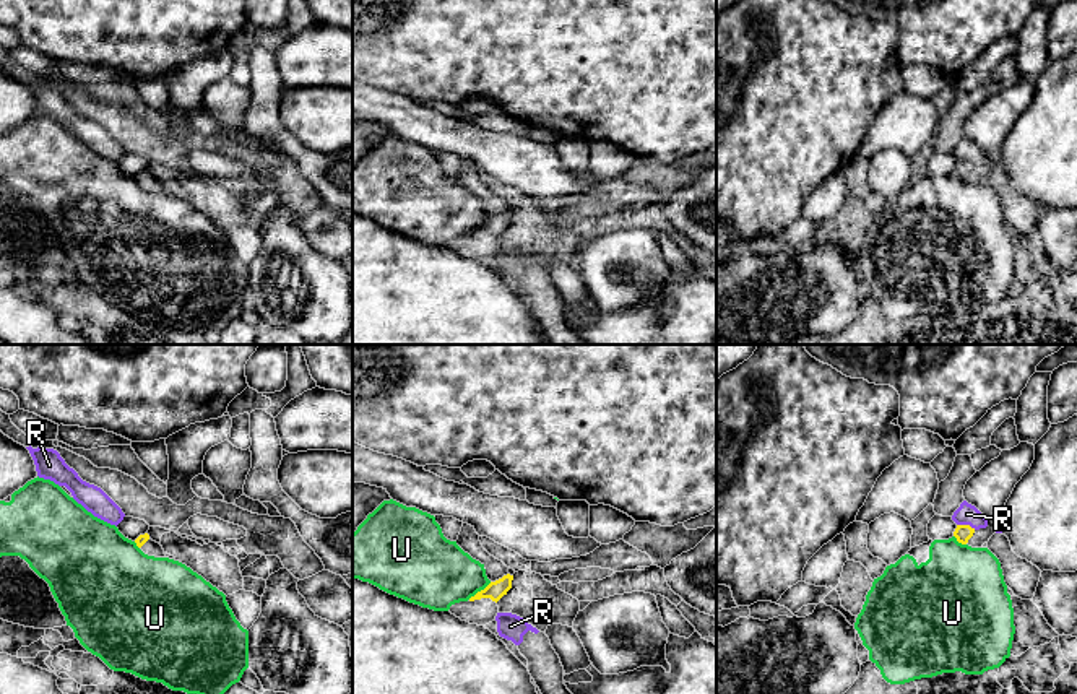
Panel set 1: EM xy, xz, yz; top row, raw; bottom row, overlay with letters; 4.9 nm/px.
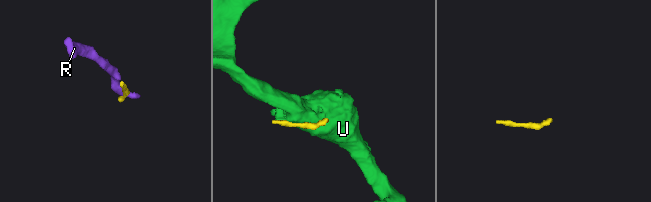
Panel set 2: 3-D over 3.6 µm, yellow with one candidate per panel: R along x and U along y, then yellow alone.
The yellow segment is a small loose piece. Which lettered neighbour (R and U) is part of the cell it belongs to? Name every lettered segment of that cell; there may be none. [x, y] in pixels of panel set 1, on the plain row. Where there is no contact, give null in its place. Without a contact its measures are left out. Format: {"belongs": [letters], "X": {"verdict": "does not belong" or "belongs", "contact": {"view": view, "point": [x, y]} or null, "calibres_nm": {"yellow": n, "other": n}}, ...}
{"belongs": [], "R": {"verdict": "does not belong", "contact": {"view": "yz", "point": [967, 161]}, "calibres_nm": {"yellow": 80, "other": 110}}, "U": {"verdict": "does not belong", "contact": {"view": "xz", "point": [481, 226]}, "calibres_nm": {"yellow": 90, "other": 360}}}

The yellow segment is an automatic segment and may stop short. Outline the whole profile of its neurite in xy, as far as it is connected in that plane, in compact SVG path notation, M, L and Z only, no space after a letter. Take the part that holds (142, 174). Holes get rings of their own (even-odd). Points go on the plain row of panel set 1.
M148 169L140 171L135 179L148 192L166 193L162 182L153 177Z

